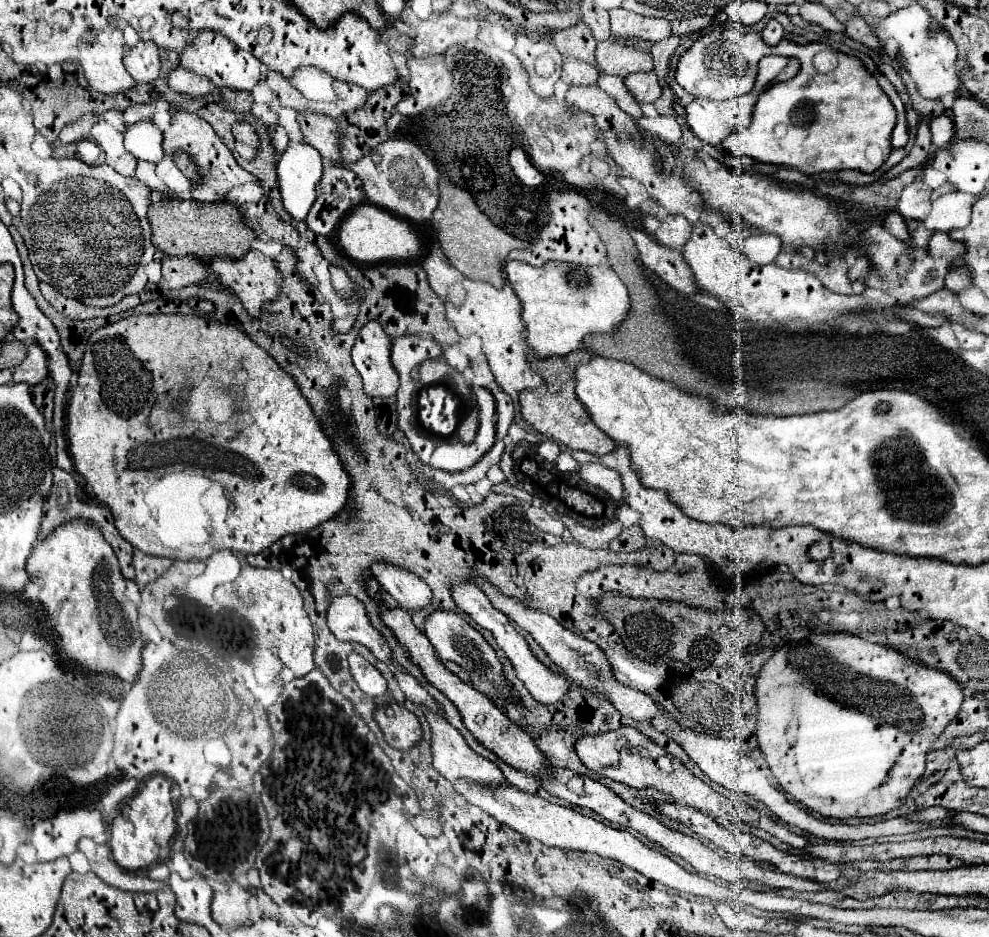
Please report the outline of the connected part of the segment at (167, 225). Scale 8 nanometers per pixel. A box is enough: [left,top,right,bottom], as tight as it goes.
[148,199,256,265]

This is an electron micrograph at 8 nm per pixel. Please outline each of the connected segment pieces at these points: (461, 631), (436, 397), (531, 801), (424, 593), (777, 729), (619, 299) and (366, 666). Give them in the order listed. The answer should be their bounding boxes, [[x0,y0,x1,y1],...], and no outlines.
[[426,611,522,705],[418,386,460,435],[454,781,736,903],[372,563,432,613],[754,633,964,819],[504,261,630,357],[348,653,388,697]]

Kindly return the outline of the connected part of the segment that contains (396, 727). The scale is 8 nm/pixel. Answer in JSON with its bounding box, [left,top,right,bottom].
[374,703,422,751]

